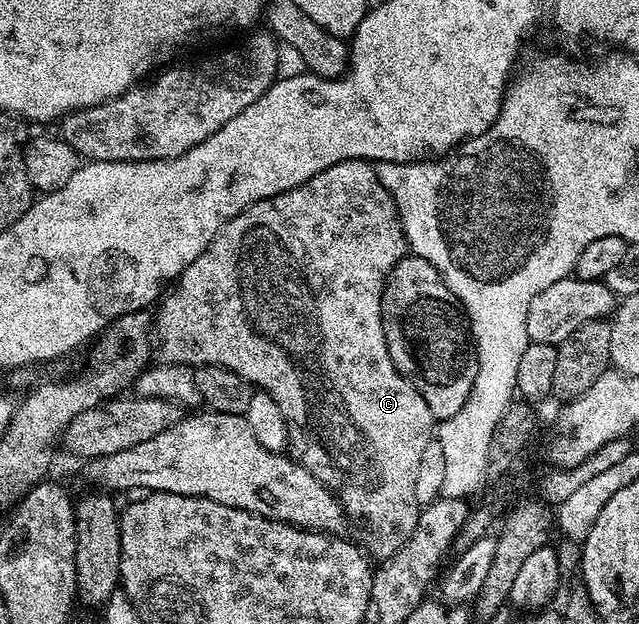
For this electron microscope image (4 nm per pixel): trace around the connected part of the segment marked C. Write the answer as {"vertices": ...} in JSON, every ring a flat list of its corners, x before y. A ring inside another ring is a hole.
{"vertices":[[342,161,333,167,329,167,325,171,321,171,317,175,313,175,313,179,309,179,305,183,301,183,297,187,293,187,284,193,278,193,272,197,261,199,257,203,253,203,247,209,242,209,234,219,229,223,225,223,225,227,213,239,213,243,209,243,209,247,205,251,201,251,201,255,197,255,197,259,193,259,193,263,189,263,189,267,185,267,185,271,174,282,171,294,164,296,158,302,157,308,153,313,153,337,157,342,157,357,160,362,174,363,176,365,190,365,198,367,200,365,220,365,229,371,233,371,237,375,241,375,241,379,251,382,256,390,268,393,277,405,281,407,281,415,285,415,285,423,287,424,287,443,289,453,294,460,298,461,301,467,305,467,305,471,309,471,309,475,313,475,322,483,325,488,330,489,335,494,335,498,339,500,339,505,343,508,343,516,355,528,355,533,358,544,365,550,366,556,371,559,390,559,397,551,401,551,401,547,405,547,405,543,409,539,409,535,413,535,413,531,417,527,417,519,419,518,419,510,421,506,417,503,417,494,413,491,414,483,417,479,417,463,421,463,421,454,425,451,425,443,429,443,433,439,433,434,437,429,437,422,429,411,429,406,425,404,425,399,421,399,421,395,417,391,417,387,413,387,413,383,409,383,397,371,397,367,393,363,393,359,389,359,389,347,385,343,385,331,383,330,383,312,381,311,381,299,383,298,383,288,387,282,387,276,393,271,393,267,402,257,408,256,409,246,406,237,403,236,403,224,399,218,399,208,395,206,394,199,389,195,387,188,379,181,378,168,372,162,361,161]]}

